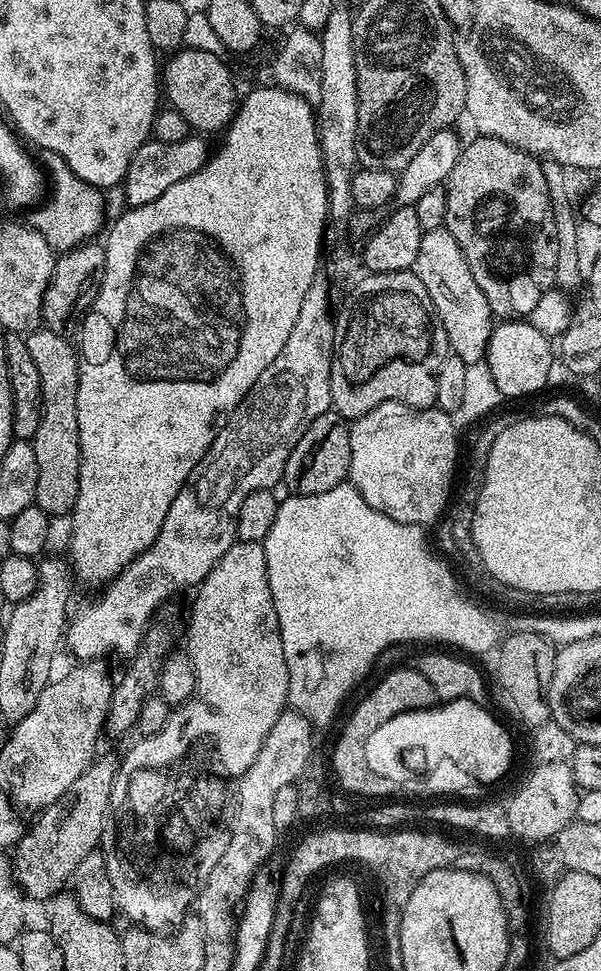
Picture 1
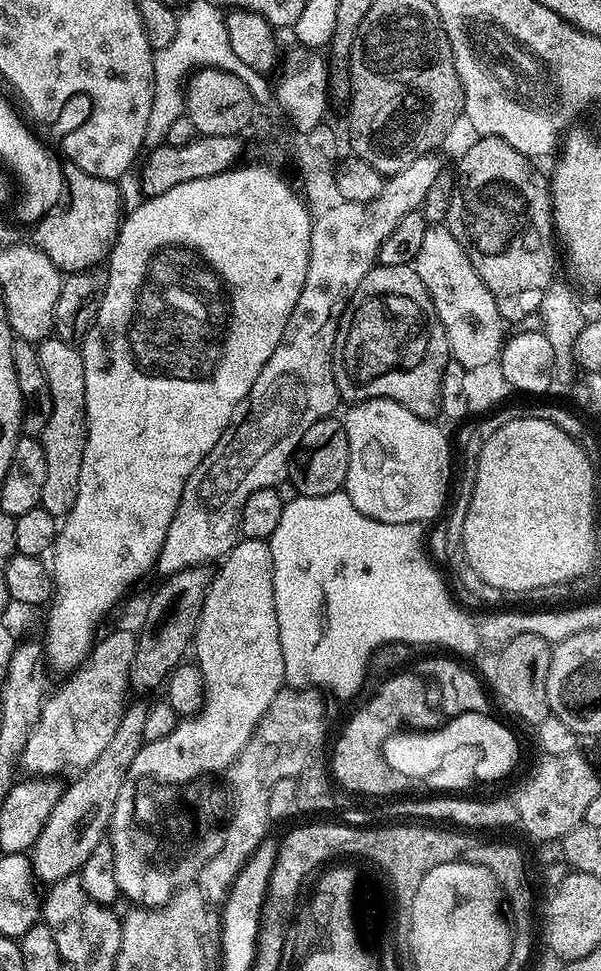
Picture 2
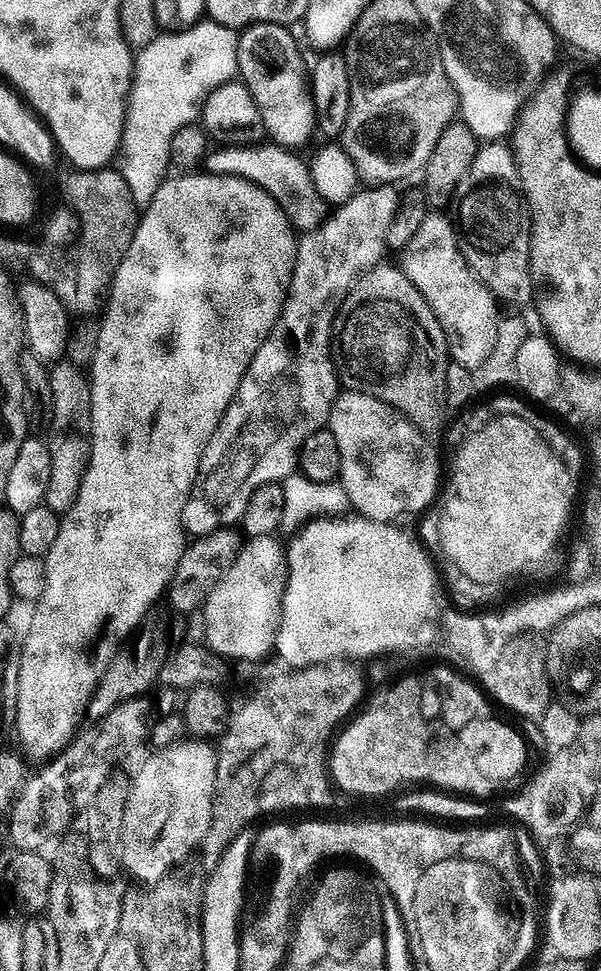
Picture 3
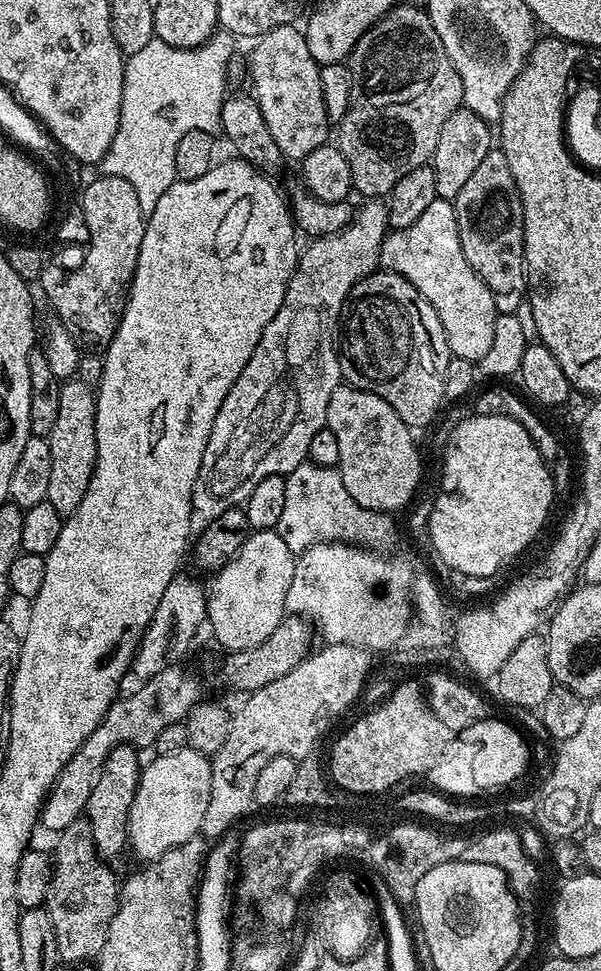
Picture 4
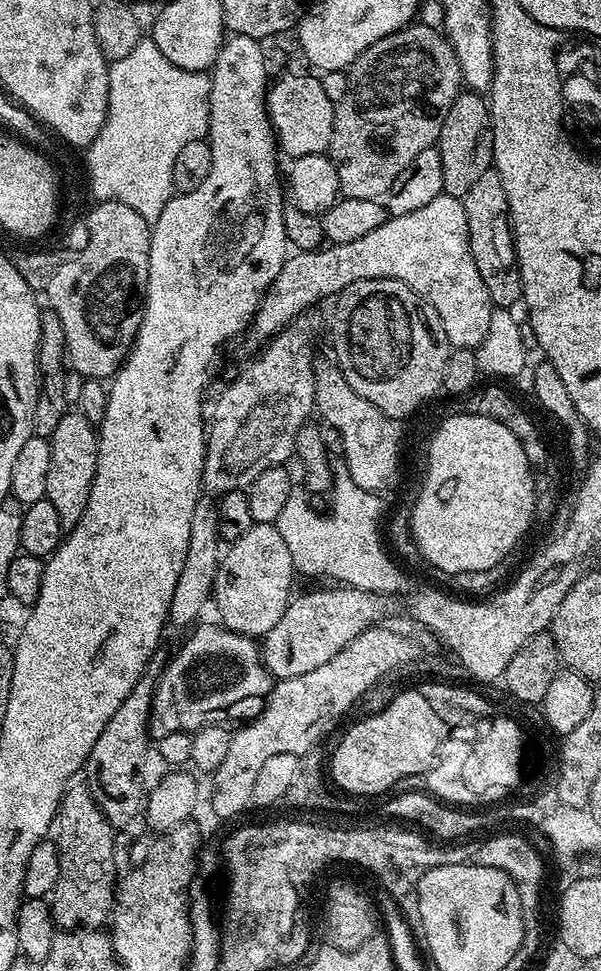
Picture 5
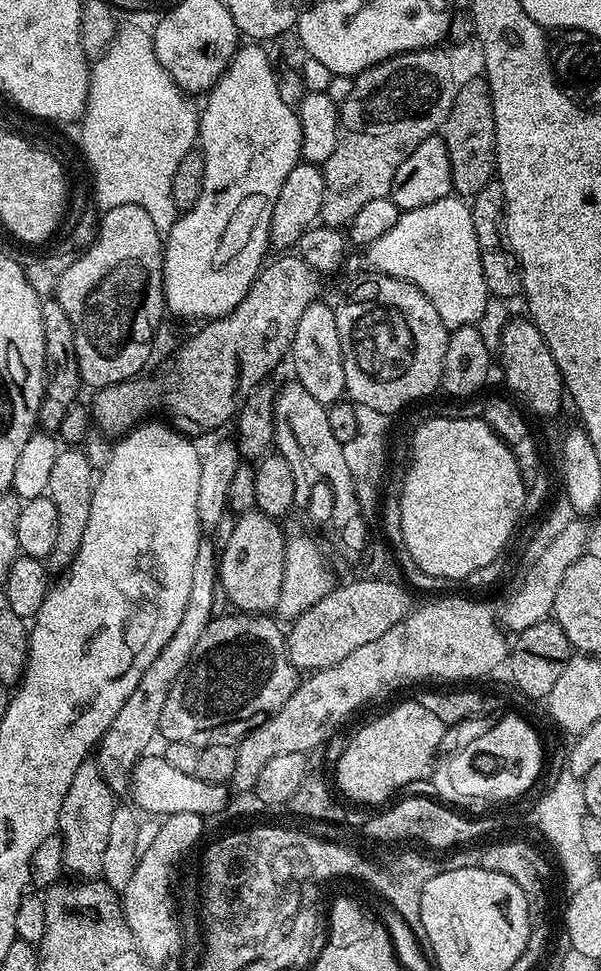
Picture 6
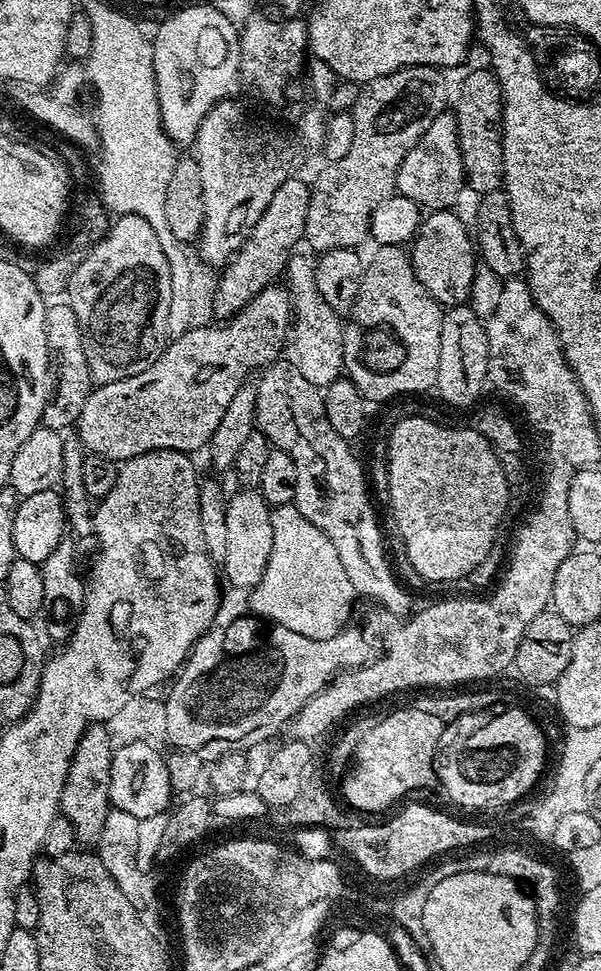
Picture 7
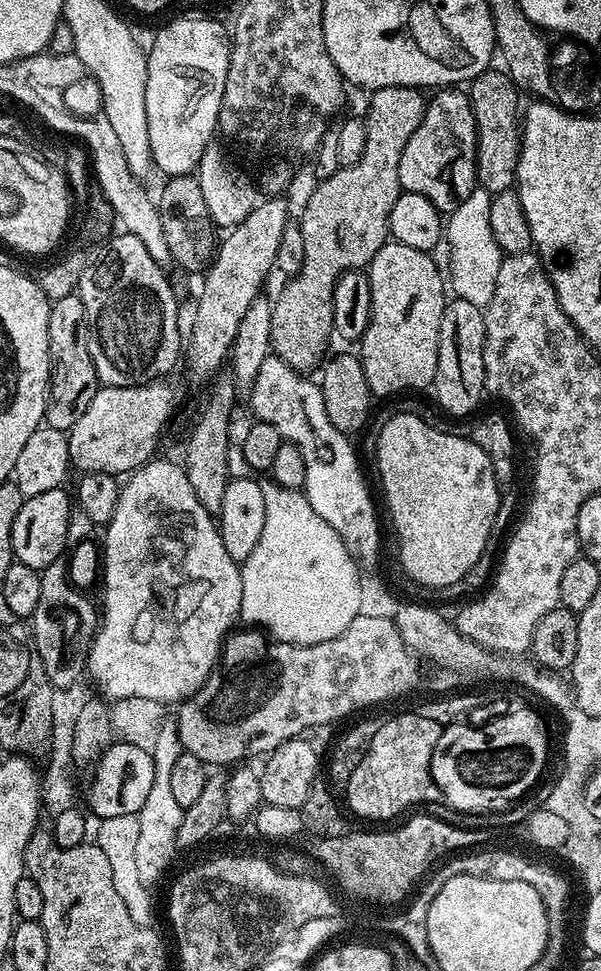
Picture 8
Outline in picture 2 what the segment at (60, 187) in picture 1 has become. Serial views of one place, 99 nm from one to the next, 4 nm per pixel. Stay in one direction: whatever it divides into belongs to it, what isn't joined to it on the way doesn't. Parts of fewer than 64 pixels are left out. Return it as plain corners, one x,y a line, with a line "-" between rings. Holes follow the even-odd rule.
65,163
64,182
66,185
66,205
68,212
57,211
41,218
31,229
31,243
52,259
56,268
64,274
87,272
107,257
116,243
122,223
122,201
120,185
106,178
94,178
78,166

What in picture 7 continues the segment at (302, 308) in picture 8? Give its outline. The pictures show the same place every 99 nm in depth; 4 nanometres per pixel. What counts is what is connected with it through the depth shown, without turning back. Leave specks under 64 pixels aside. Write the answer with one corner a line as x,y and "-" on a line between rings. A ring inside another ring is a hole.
415,64
409,68
400,68
397,72
386,74
382,78
374,78
369,80
367,84
363,85
358,94
358,102
354,102
351,108
352,117
354,118
354,138
350,142
350,150
343,158
325,163
324,169
316,176
316,181
311,181
310,187
312,193
310,194
310,210
306,210
306,226
304,227
304,240
307,247
313,253
319,254
322,252
329,252
335,248
355,248
361,247
360,243
363,240
369,239
368,227
370,226
370,218
374,214
376,207
381,202
386,202
386,198
397,195
396,179
398,178
398,170
402,166
402,162
406,158
406,154
410,154
410,150
414,150
414,146
418,142
418,138
422,138
422,134
426,134
426,129
430,127
430,122
434,122
434,118
438,118
438,114
446,111
450,104
450,92
448,96
448,84
444,81
445,73
438,68
432,68
428,64

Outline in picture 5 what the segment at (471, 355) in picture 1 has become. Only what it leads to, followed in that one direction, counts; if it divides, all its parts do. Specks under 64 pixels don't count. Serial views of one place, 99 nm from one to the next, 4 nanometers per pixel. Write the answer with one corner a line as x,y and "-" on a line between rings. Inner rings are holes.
443,194
426,202
426,206
418,206
418,210
410,214
389,215
382,226
378,226
378,230
370,230
370,234
362,234
362,238
354,238
354,242
329,243
312,251
293,251
285,260
282,270
278,270
278,278
274,278
262,298
260,309
252,318
250,336
259,342
267,342
277,336
281,328
303,317
311,304
327,296
335,298
346,286
363,280
397,280
414,289
427,304
434,306
442,322
442,330
446,330
446,338
453,349
476,350
487,336
494,305
486,290
486,282
482,282
482,274
478,274
478,266
474,266
474,254
470,254
464,201
461,197

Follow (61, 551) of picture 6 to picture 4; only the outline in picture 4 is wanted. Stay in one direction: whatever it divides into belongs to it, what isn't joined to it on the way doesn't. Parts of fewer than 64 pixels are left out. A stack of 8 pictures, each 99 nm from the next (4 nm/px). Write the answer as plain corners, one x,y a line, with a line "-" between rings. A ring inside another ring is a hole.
77,378
60,384
58,419
46,439
52,458
47,502
54,510
67,514
82,502
96,469
96,394
93,387

